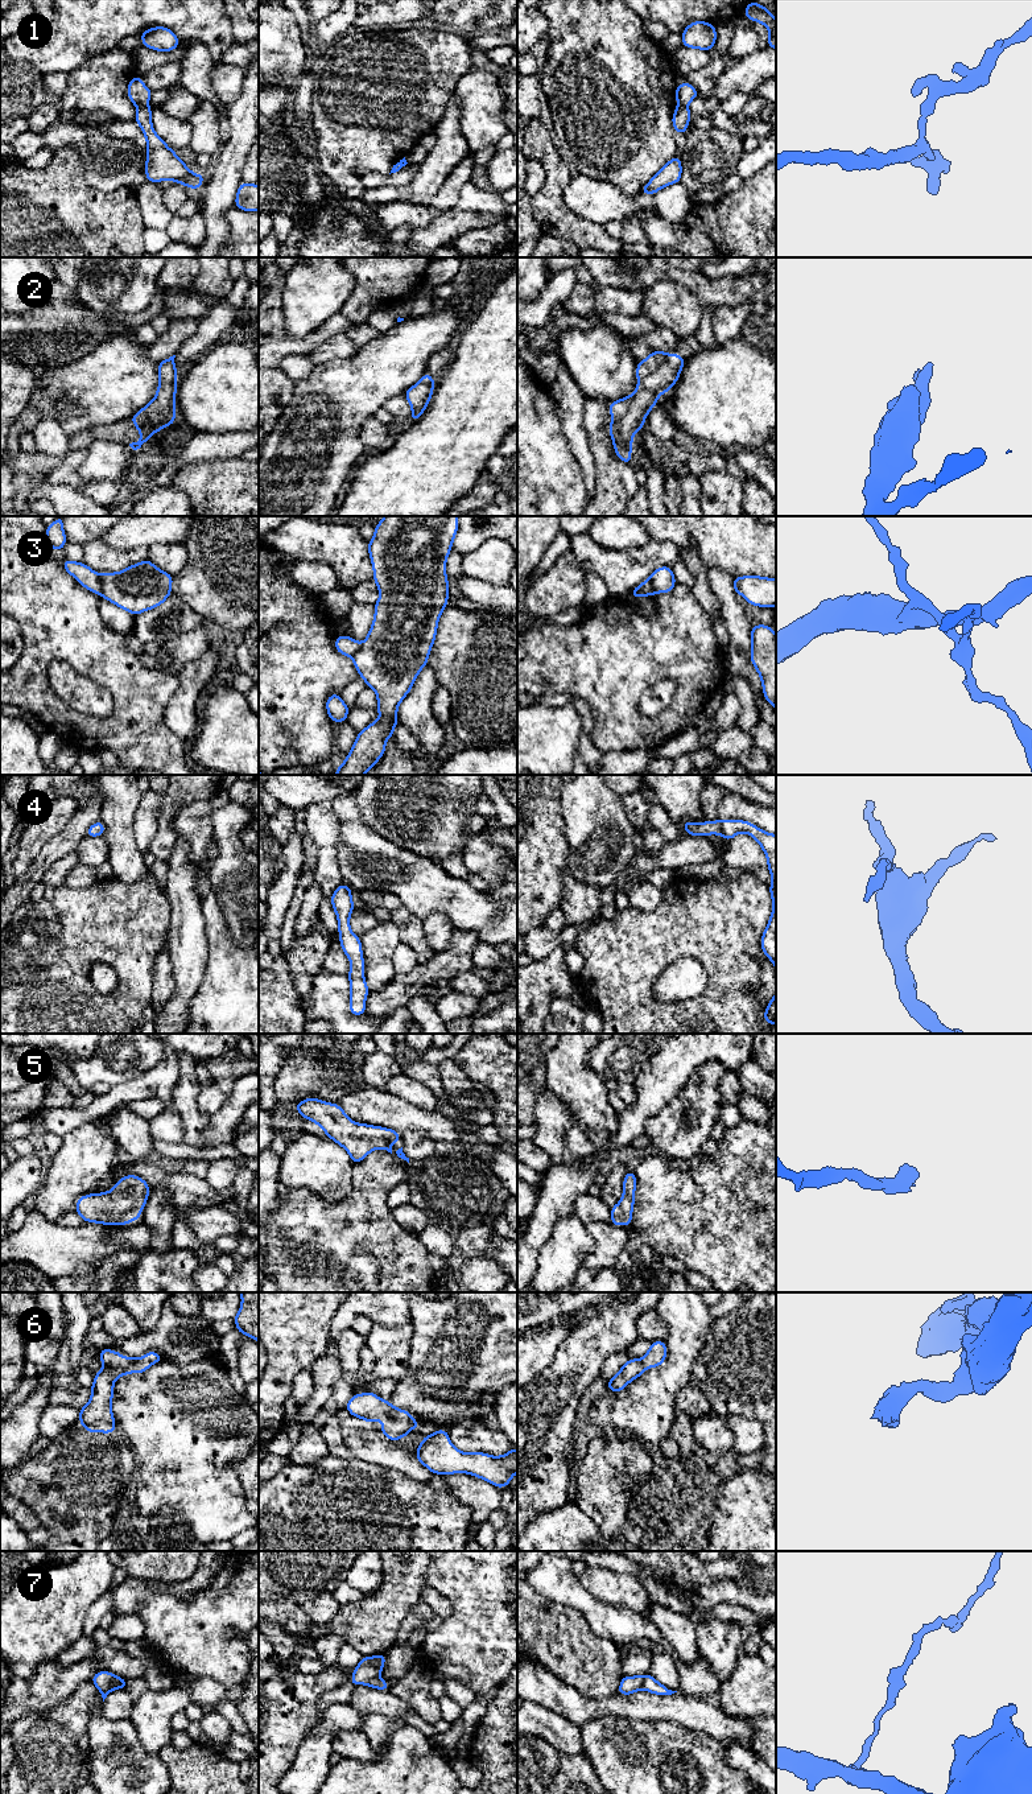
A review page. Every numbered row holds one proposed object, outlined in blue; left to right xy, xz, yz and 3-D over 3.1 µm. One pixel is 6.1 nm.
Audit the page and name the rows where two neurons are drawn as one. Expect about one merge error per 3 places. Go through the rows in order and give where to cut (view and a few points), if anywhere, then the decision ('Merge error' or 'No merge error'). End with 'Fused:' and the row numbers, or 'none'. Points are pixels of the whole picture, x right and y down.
1: Split along xy (147, 104), (137, 108). Merge error
2: No split. No merge error
3: Split along xy (98, 574), (100, 594). Merge error
4: No split. No merge error
5: No split. No merge error
6: No split. No merge error
7: Split along xz (378, 1675), (364, 1683). Merge error
Fused: 1, 3, 7

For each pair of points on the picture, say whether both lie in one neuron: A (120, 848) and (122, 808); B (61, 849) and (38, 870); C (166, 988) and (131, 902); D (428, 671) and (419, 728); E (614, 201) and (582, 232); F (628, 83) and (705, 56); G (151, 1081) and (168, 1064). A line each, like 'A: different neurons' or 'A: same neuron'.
A: same neuron
B: same neuron
C: different neurons
D: same neuron
E: different neurons
F: different neurons
G: same neuron

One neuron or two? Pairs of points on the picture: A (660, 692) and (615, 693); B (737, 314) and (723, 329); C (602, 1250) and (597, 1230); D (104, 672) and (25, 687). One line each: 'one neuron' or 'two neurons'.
A: two neurons
B: one neuron
C: one neuron
D: one neuron

